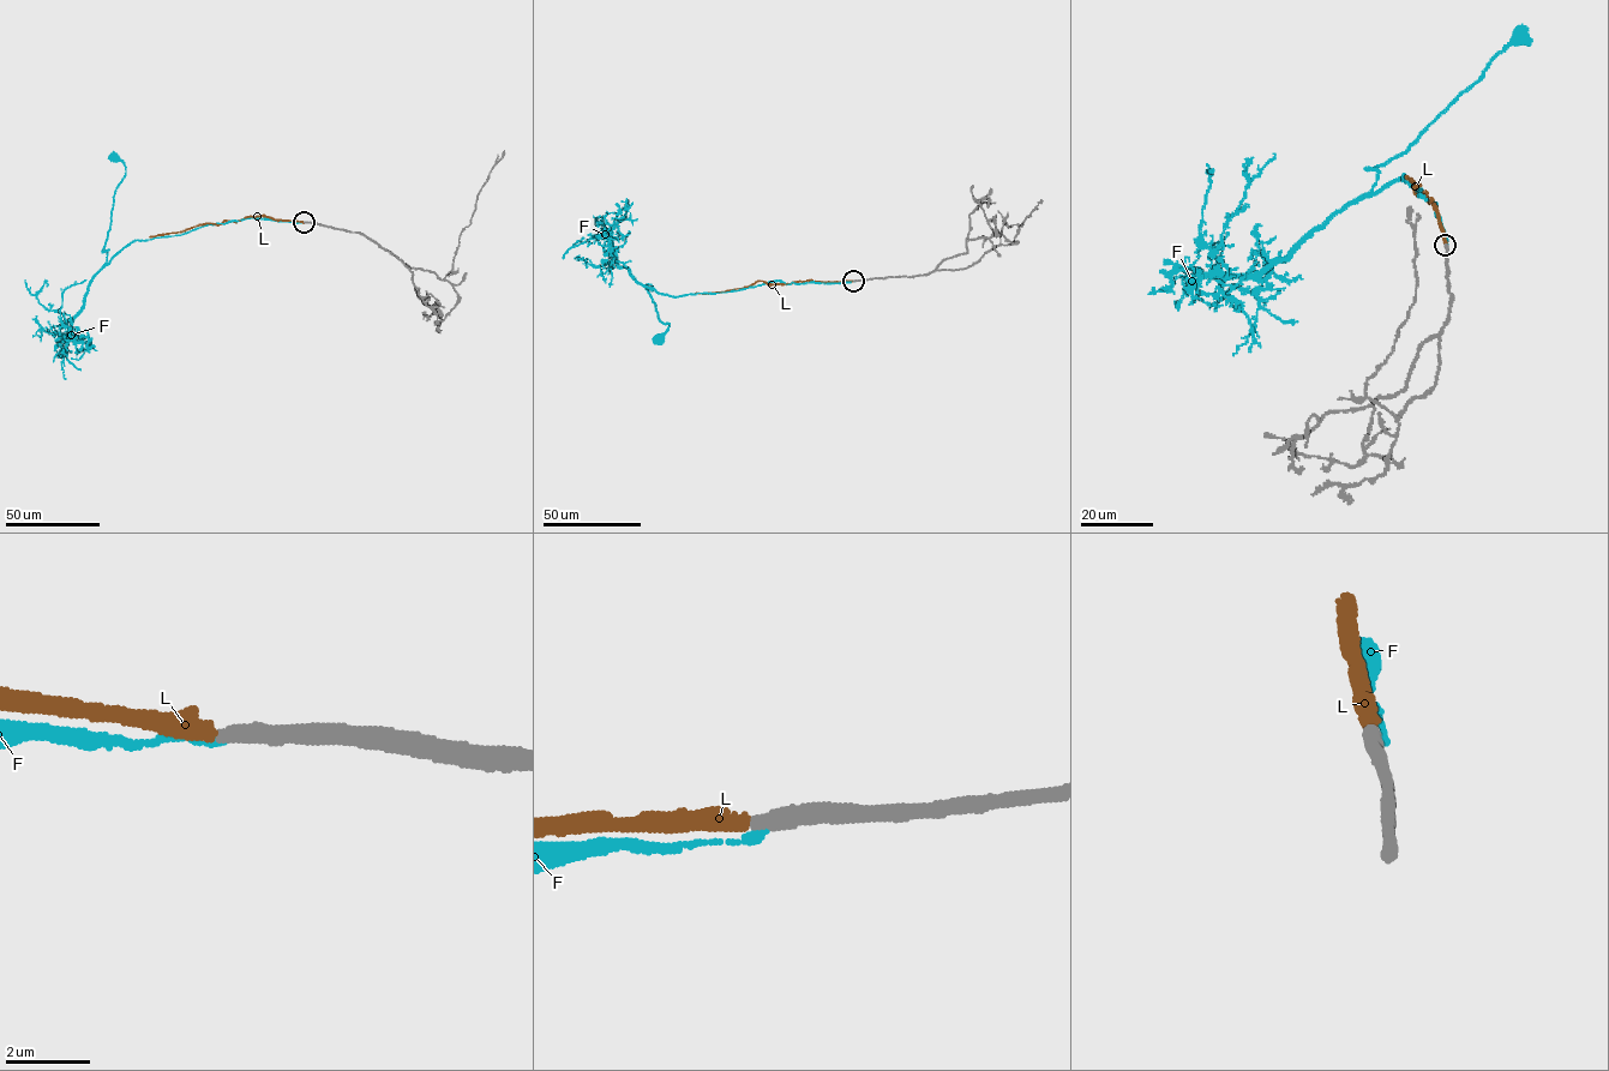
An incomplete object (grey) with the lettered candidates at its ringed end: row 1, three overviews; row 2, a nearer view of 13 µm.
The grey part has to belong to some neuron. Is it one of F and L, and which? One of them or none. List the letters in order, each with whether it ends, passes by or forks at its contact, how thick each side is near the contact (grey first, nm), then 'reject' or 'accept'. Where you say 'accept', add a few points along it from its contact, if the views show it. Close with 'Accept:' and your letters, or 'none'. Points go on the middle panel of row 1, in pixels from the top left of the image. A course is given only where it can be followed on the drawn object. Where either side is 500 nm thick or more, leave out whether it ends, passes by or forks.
F: it ends there; 440 nm thick on the grey side, 150 nm on the other; reject
L: it ends there; 380 nm thick on the grey side, 440 nm on the other; accept; it runs (853, 281), (769, 284), (757, 281), (744, 287), (695, 293)
Accept: L

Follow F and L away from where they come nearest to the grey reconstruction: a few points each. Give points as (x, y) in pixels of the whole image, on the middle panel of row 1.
F: (854, 281), (775, 281), (673, 296), (647, 284), (658, 319), (668, 324), (658, 337)
L: (853, 281), (769, 284), (757, 281), (744, 287), (695, 293)

